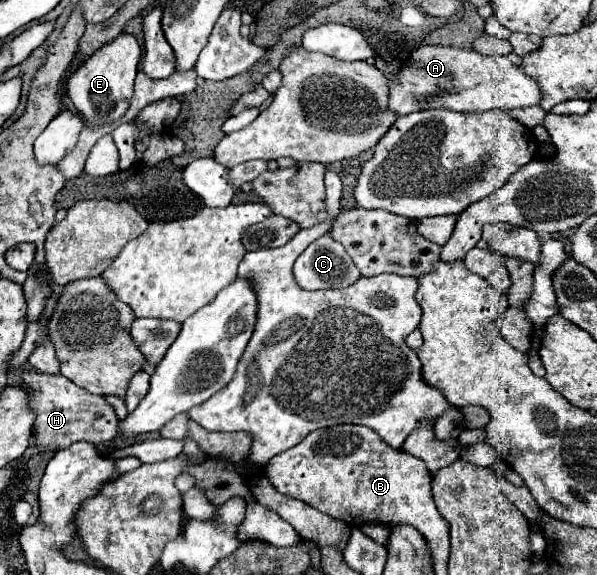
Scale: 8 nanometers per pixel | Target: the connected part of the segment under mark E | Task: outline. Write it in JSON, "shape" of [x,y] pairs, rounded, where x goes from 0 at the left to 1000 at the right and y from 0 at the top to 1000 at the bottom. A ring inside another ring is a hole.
{"shape":[[[203,56],[193,70],[159,87],[112,139],[112,163],[122,184],[142,205],[146,219],[173,219],[196,212],[216,188],[223,143],[236,104],[236,80],[223,59]]]}

